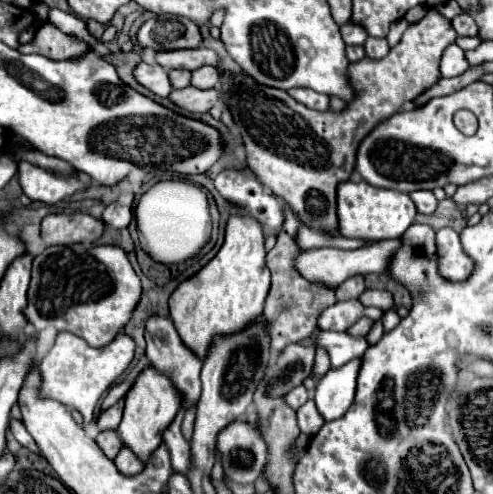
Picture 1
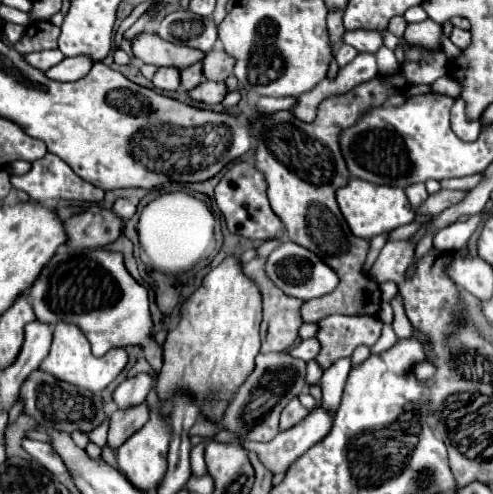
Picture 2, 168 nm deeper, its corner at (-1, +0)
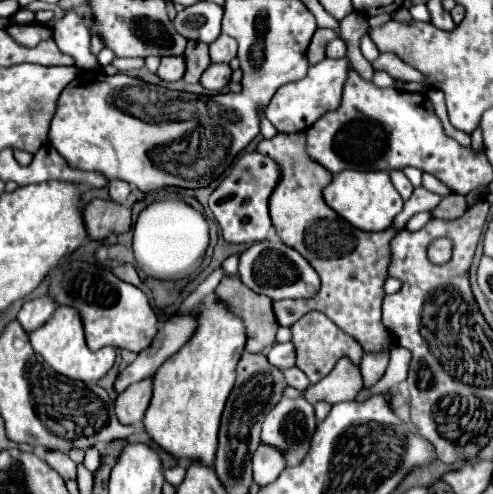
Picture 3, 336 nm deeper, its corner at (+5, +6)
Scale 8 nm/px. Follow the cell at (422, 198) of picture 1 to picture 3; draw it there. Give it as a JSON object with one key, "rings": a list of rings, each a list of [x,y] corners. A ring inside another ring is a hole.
{"rings":[[[391,172],[391,182],[395,186],[395,190],[401,194],[403,200],[409,200],[409,196],[413,194],[413,184],[409,182],[409,178],[403,172]]]}

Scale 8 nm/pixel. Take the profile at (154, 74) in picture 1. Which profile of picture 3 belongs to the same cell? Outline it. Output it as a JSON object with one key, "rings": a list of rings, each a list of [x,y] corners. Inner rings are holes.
{"rings":[[[167,56],[167,58],[161,58],[159,70],[157,70],[157,76],[161,80],[173,82],[173,80],[179,80],[183,74],[185,74],[185,60],[183,60],[183,56]]]}

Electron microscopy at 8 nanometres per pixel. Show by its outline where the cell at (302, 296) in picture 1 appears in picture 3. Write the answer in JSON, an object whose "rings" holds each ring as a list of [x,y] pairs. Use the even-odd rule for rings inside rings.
{"rings":[[[239,274],[225,276],[215,290],[215,296],[223,300],[237,316],[245,320],[247,350],[265,352],[275,344],[279,322],[273,312],[273,300],[265,294],[249,290]]]}

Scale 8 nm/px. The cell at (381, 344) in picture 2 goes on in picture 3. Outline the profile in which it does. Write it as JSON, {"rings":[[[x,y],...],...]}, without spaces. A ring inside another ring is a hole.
{"rings":[[[365,352],[361,358],[361,374],[363,374],[363,384],[371,388],[385,372],[389,364],[389,352]]]}

